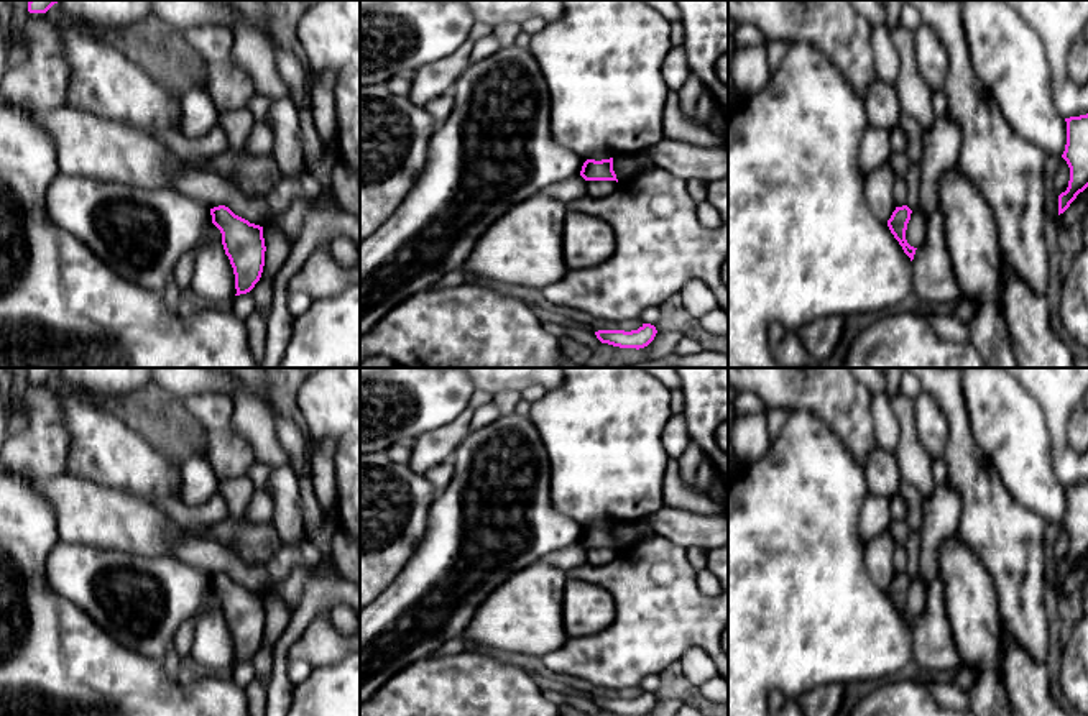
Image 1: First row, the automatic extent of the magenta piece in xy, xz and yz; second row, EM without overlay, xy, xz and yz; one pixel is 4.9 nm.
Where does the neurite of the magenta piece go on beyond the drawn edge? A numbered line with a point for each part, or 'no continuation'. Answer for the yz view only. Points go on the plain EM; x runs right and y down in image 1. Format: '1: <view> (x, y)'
no continuation

